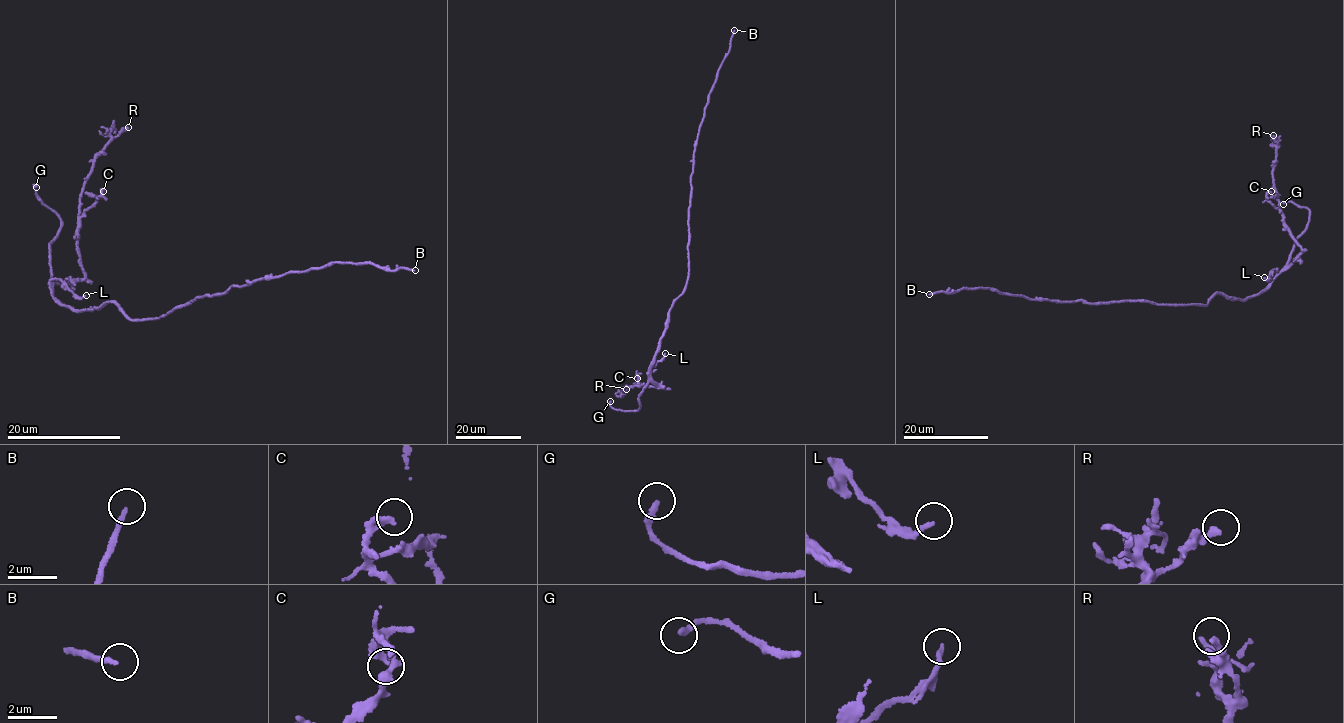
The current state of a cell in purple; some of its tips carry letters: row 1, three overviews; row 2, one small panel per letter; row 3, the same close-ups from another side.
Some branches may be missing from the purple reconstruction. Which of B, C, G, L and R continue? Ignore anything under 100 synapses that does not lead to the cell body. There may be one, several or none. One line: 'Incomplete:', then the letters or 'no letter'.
Incomplete: B, G

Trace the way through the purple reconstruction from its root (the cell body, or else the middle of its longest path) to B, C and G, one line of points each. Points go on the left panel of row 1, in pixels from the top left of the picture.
B: (163, 315), (233, 284), (333, 261), (415, 270)
C: (163, 315), (134, 321), (106, 301), (78, 312), (54, 297), (55, 281), (83, 278), (79, 222), (103, 191)
G: (163, 315), (134, 321), (110, 302), (91, 311), (60, 304), (49, 252), (61, 220), (36, 187)

